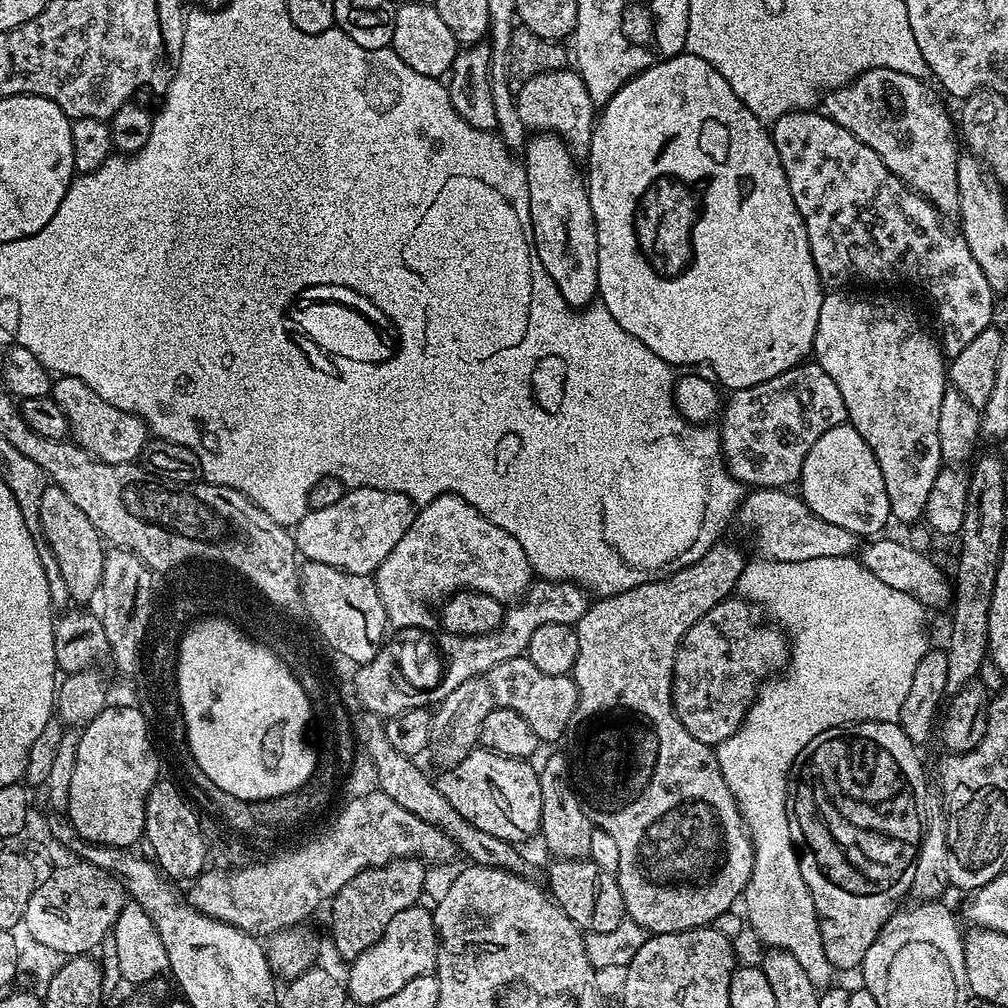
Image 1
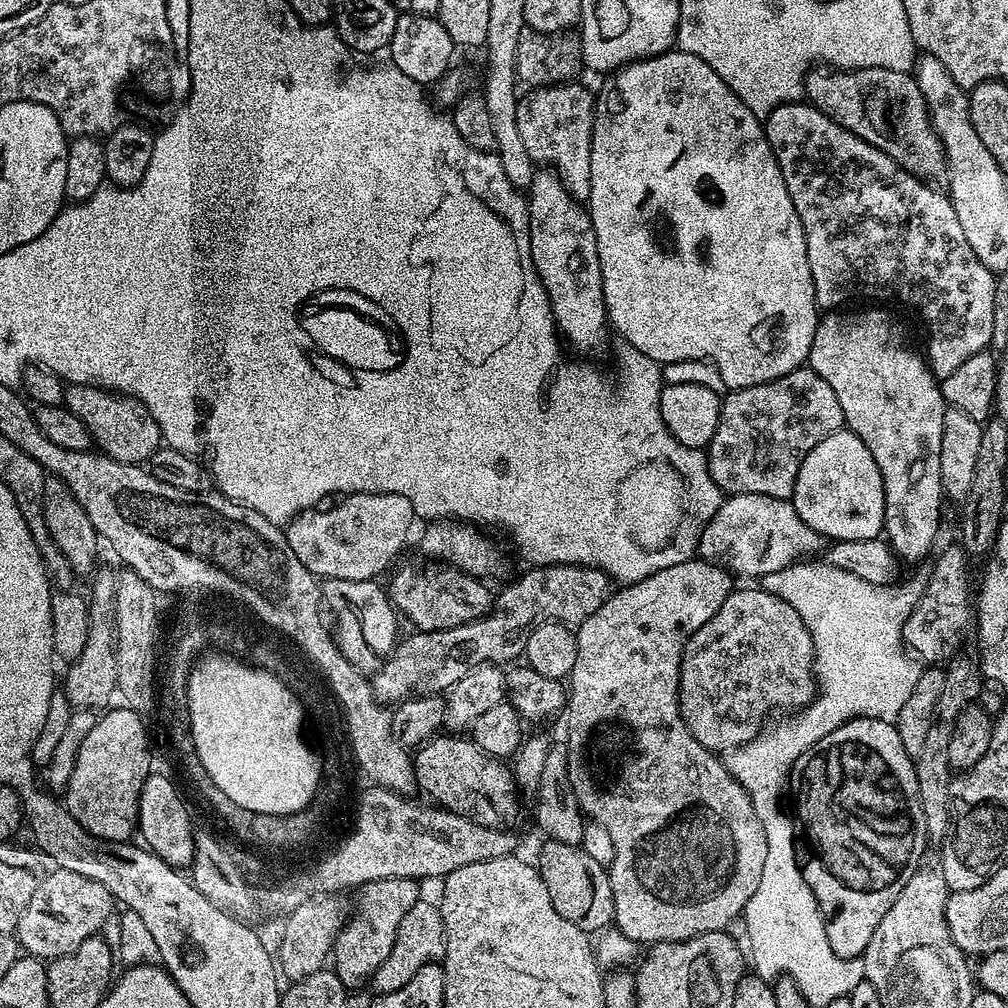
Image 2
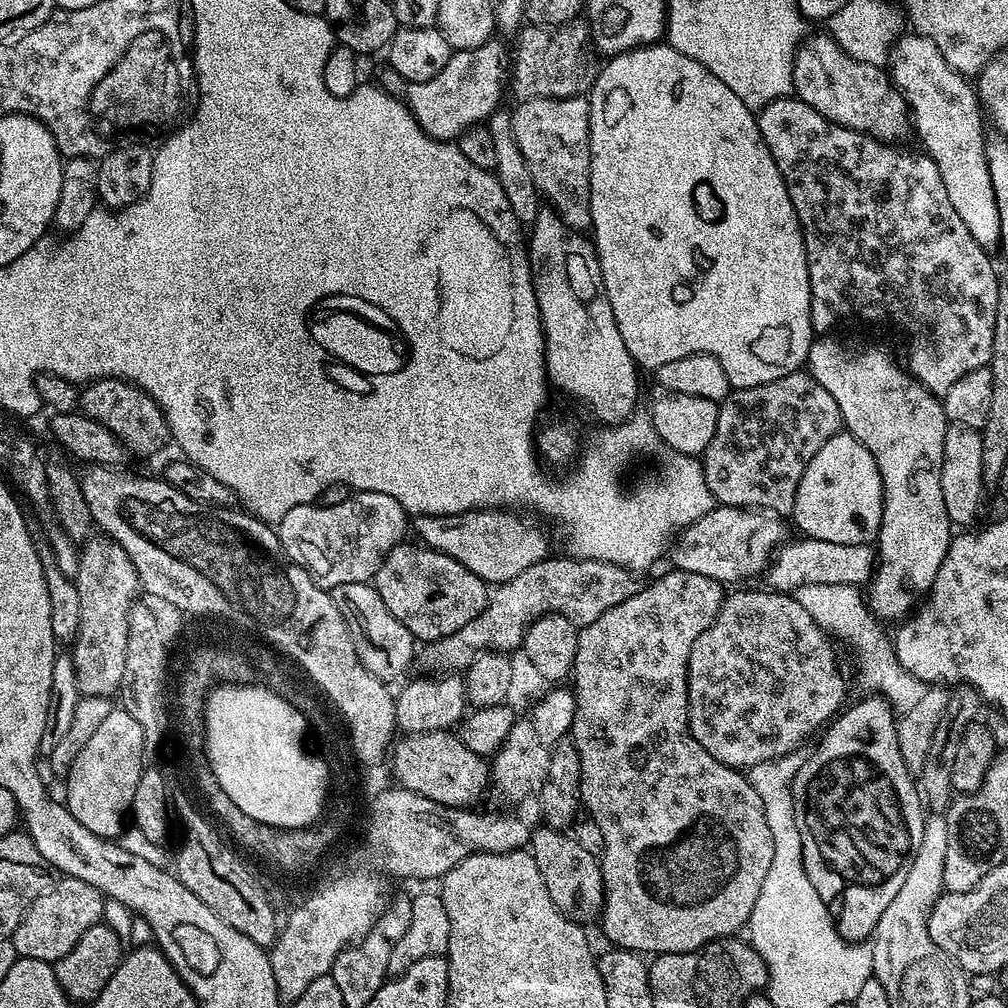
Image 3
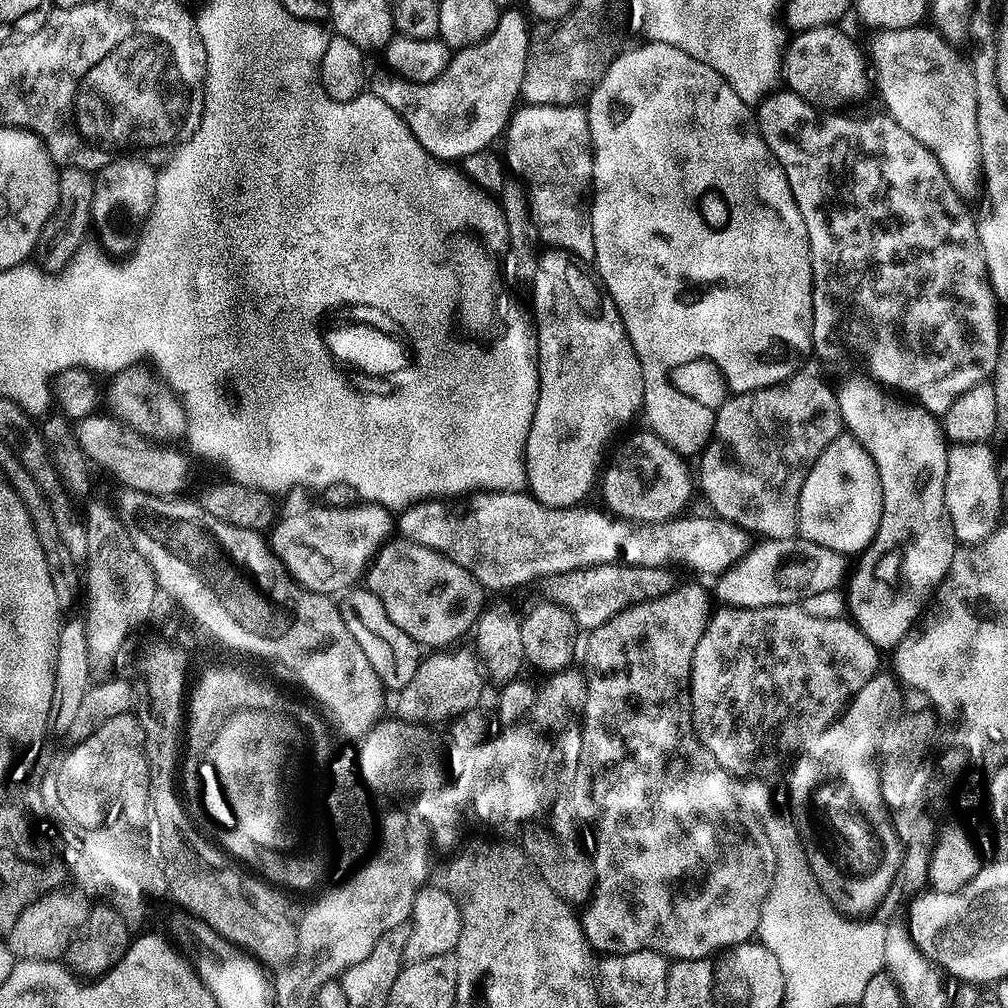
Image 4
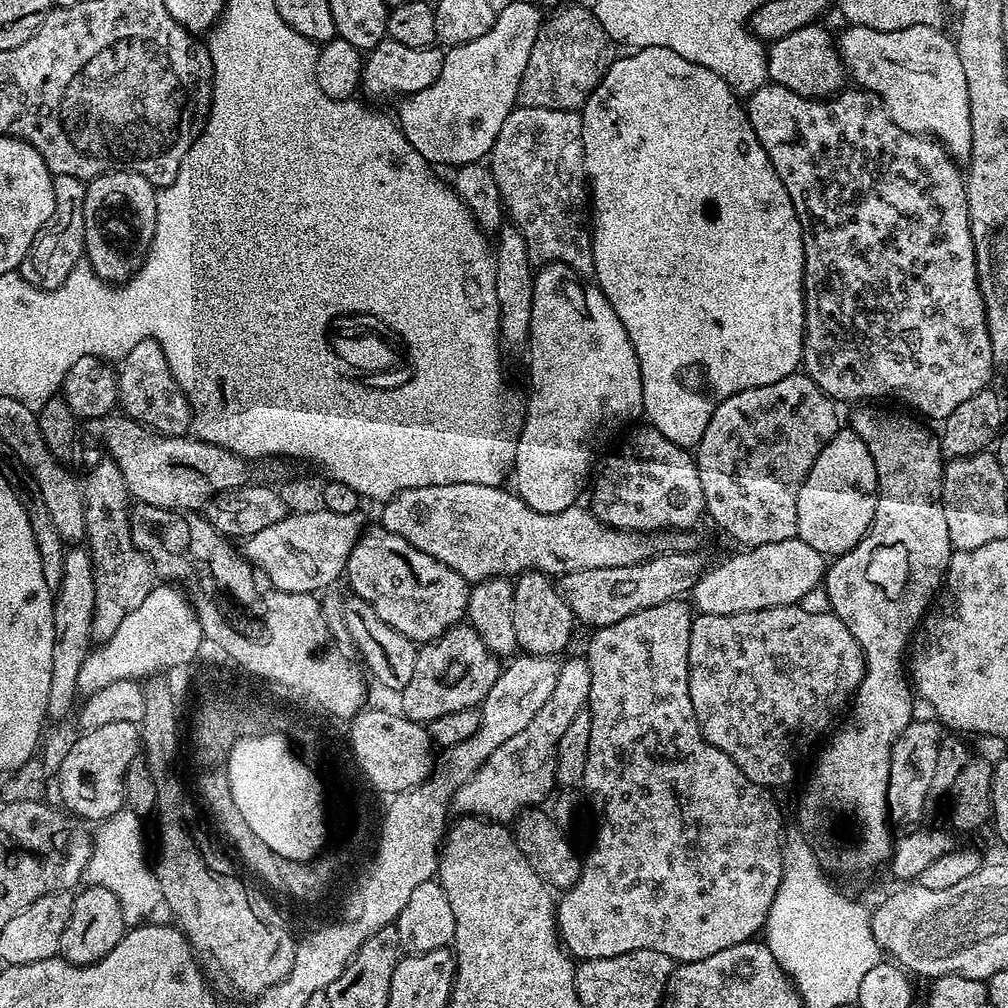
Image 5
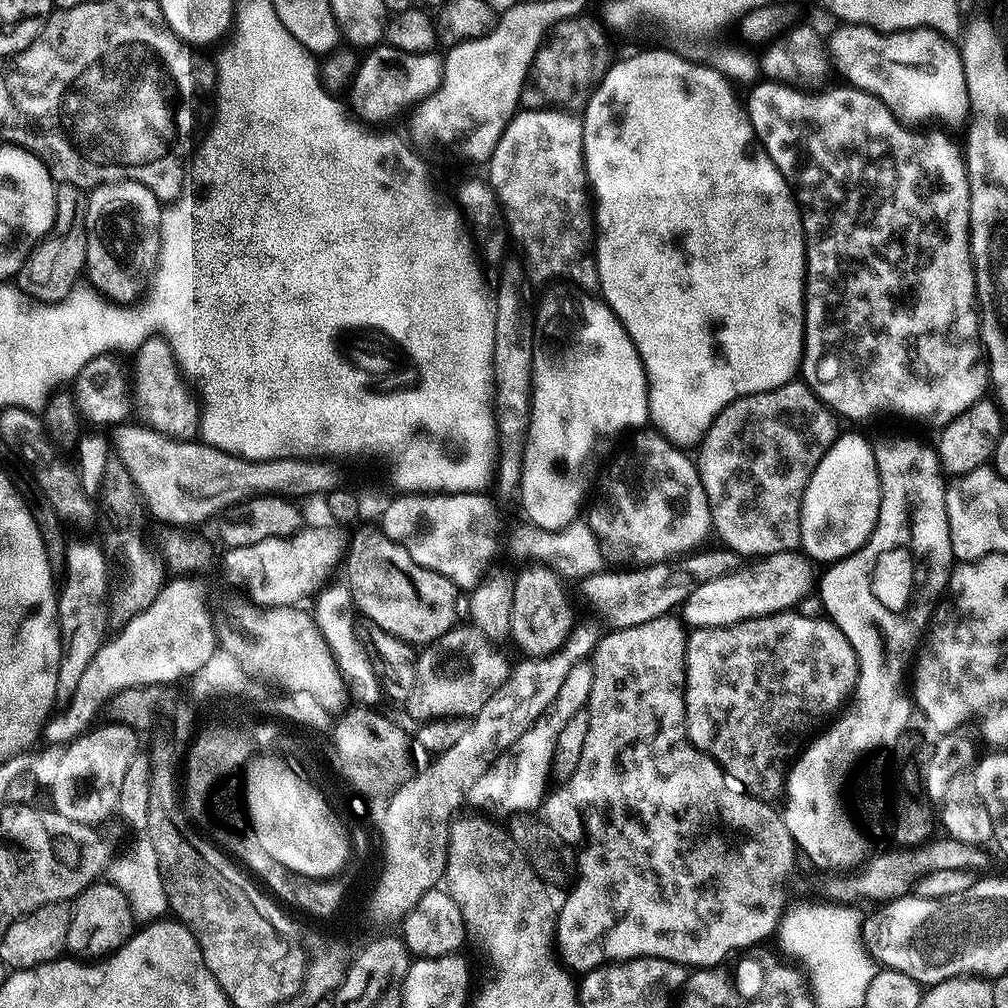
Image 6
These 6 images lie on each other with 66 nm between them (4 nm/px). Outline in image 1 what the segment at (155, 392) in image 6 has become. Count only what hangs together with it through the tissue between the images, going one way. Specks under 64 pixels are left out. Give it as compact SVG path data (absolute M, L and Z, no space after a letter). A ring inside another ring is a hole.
M57 375L50 395L53 400L58 402L58 406L62 406L62 414L66 414L71 439L80 447L85 448L94 459L111 464L131 464L143 457L150 443L150 433L148 427L144 425L144 421L139 420L134 414L118 410L118 406L110 406L110 402L106 402L106 398L98 398L98 394L94 394L94 390L90 390L90 386L86 386L86 382L82 382L76 376Z

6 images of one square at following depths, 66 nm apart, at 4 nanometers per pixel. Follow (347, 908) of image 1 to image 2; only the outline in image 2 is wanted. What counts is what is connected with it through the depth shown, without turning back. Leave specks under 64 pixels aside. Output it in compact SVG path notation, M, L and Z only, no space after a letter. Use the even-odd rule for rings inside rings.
M406 877L370 881L361 885L356 894L356 917L353 920L351 917L340 929L330 955L331 963L336 963L333 964L334 971L348 990L360 988L371 981L378 966L394 946L396 931L402 918L406 918L406 910L410 910L410 906L414 906L414 902L420 899L419 883Z

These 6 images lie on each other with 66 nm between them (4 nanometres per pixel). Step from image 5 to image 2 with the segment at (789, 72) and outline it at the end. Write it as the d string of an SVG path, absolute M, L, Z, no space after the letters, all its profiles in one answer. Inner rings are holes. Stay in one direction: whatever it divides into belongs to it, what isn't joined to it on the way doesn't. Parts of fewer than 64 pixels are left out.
M816 66L802 81L807 103L826 118L838 122L858 138L870 142L882 154L894 158L900 168L922 180L936 182L946 172L944 147L932 127L932 116L922 90L909 73L885 68L850 68L833 70Z

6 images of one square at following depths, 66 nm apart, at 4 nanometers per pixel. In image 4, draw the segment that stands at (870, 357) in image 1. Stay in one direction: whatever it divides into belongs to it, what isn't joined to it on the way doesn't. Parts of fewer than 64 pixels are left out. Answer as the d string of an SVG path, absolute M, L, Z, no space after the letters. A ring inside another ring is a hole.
M868 374L852 376L835 389L840 413L847 435L855 438L874 458L878 478L882 482L882 518L872 543L859 553L854 571L847 577L846 612L874 646L881 650L895 649L896 643L913 631L912 623L925 615L936 588L950 570L958 541L946 515L946 458L949 441L944 435L941 421L933 413L908 398L901 398L881 386Z

